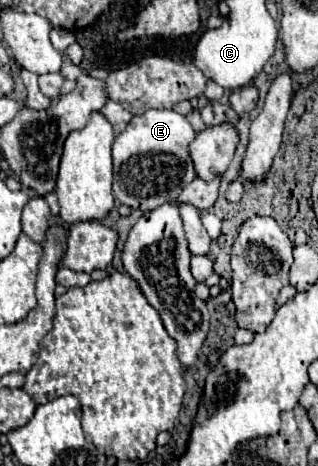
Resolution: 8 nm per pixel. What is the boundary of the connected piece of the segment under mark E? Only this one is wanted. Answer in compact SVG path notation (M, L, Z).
M148 109L132 117L126 129L112 143L114 159L114 197L140 211L150 211L162 203L176 201L180 191L196 177L188 153L190 141L196 131L188 119L172 109Z

